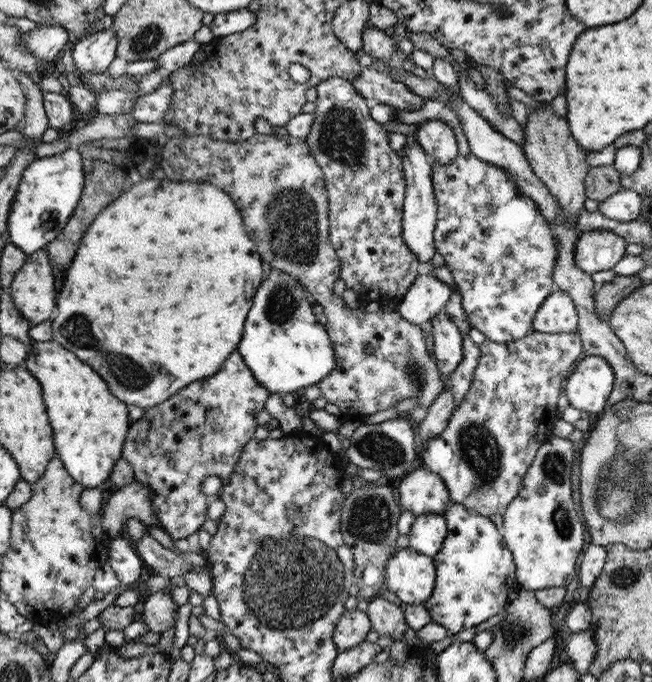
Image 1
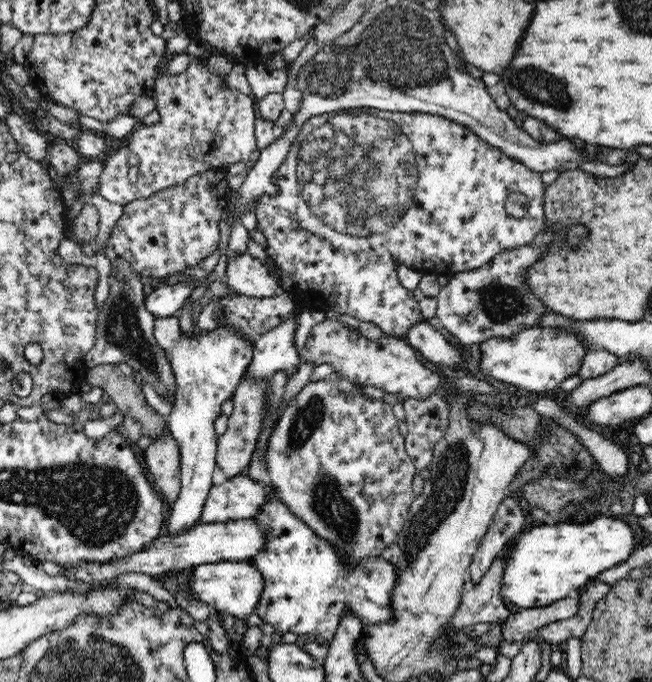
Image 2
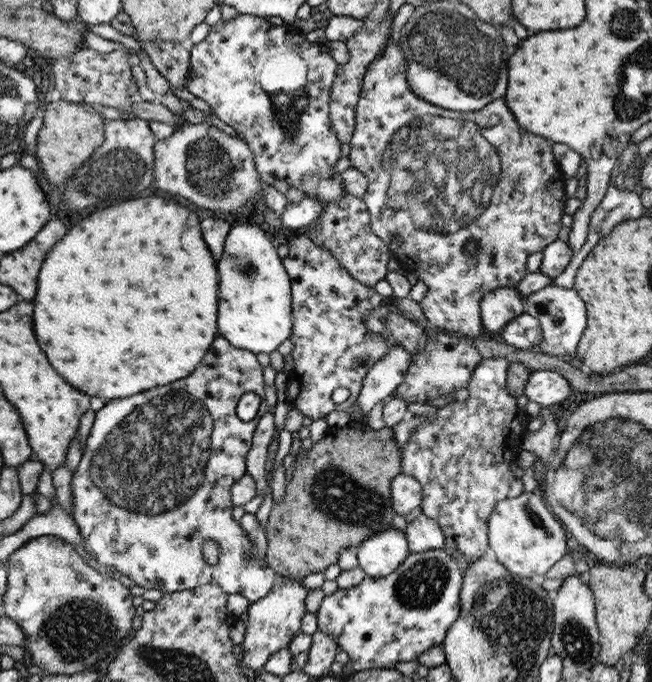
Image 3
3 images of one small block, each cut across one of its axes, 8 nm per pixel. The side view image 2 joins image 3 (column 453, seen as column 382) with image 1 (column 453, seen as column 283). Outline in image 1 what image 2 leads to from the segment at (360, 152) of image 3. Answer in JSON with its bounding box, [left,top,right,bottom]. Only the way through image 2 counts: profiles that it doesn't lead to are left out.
[430,153,558,343]

